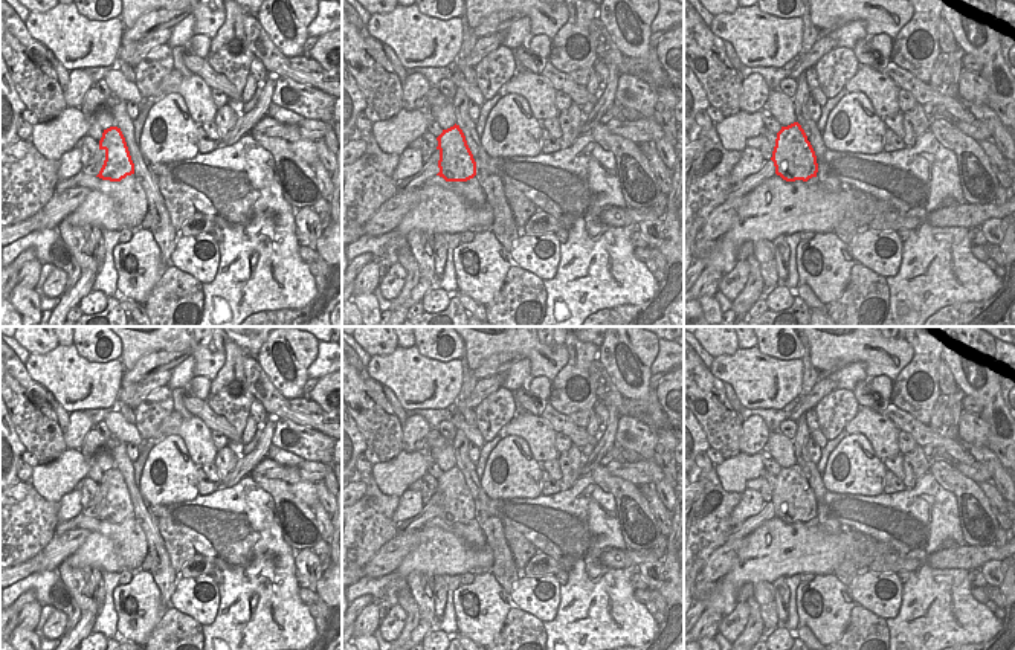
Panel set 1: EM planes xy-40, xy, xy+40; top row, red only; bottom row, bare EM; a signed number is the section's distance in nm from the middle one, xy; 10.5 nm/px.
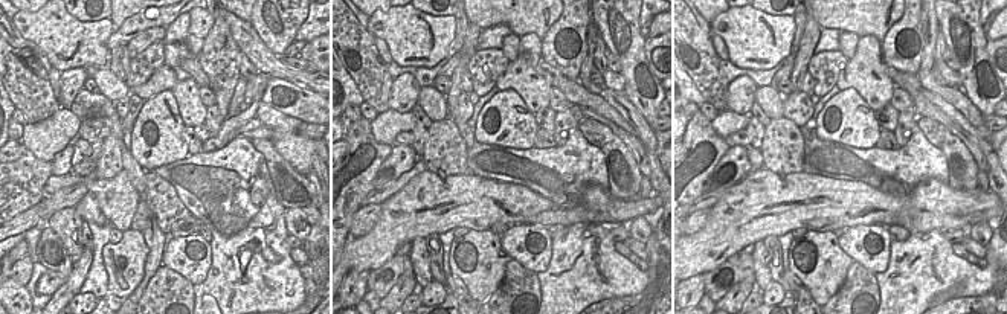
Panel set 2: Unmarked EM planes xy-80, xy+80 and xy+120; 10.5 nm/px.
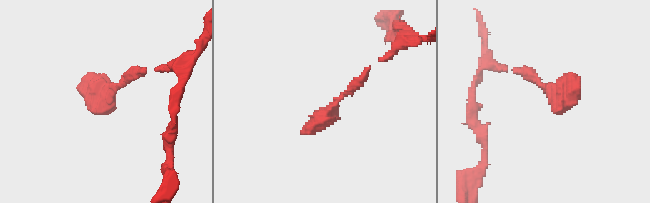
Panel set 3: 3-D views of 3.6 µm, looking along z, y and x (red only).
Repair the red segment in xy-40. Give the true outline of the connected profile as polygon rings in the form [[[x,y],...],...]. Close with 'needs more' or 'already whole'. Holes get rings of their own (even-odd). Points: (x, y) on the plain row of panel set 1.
[[[110,468],[104,471],[99,482],[99,491],[105,493],[105,502],[96,519],[121,523],[127,517],[134,516],[134,505],[121,470]]]; already whole

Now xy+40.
[[[798,464],[781,468],[777,475],[771,502],[774,504],[775,516],[786,523],[807,523],[817,519],[818,514],[815,493]]]; already whole

